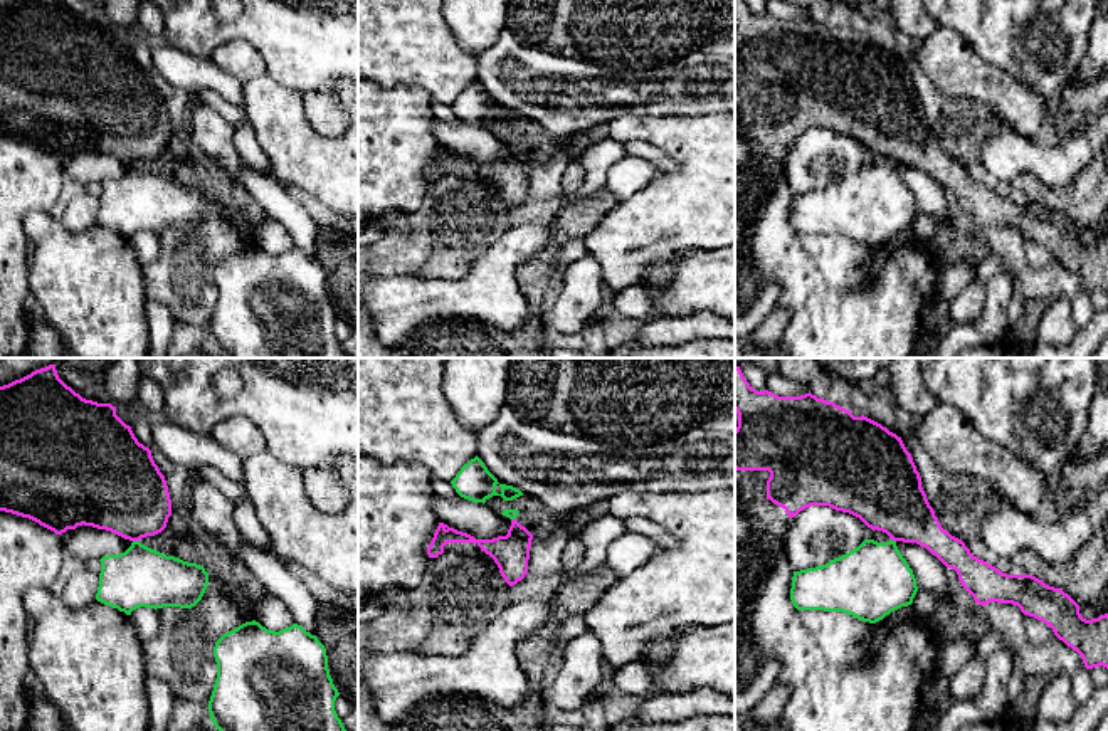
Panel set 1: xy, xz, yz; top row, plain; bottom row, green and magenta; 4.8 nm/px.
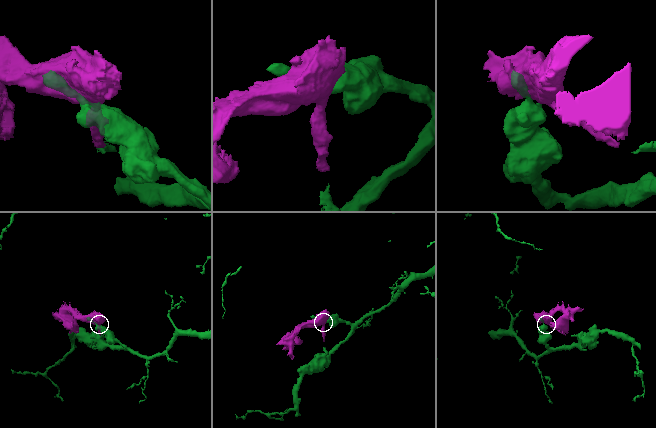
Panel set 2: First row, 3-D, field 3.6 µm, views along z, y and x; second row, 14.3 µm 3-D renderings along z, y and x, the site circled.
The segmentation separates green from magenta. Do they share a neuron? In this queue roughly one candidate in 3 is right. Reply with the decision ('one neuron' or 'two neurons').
two neurons

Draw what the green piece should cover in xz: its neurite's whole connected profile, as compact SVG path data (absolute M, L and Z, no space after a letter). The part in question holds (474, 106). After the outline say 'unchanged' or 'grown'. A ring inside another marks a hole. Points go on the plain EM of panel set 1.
M477 79L461 91L451 108L461 121L483 128L493 119L504 124L523 119L520 113L499 108Z | unchanged

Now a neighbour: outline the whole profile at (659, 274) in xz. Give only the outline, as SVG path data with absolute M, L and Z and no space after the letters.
M673 255L671 259L656 262L647 269L647 287L651 291L664 287L671 282L678 264L676 259L678 255Z

